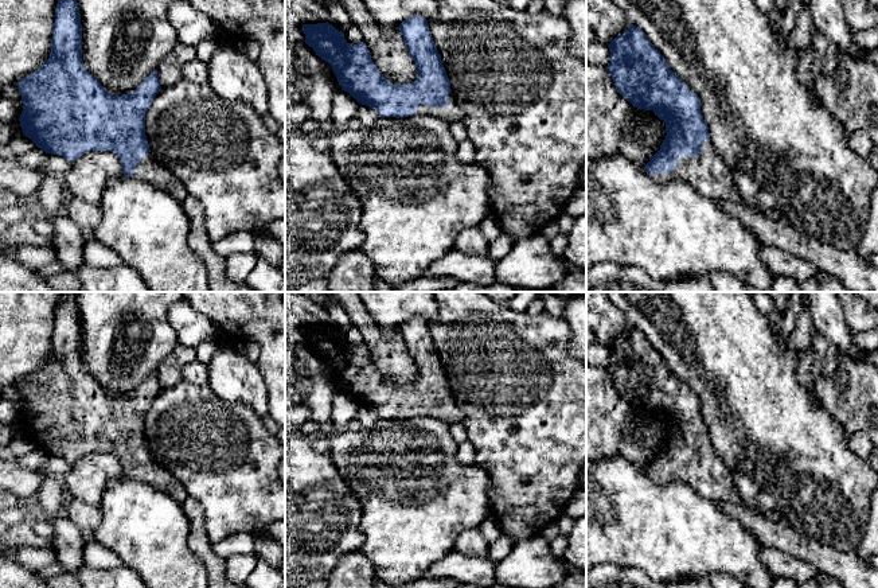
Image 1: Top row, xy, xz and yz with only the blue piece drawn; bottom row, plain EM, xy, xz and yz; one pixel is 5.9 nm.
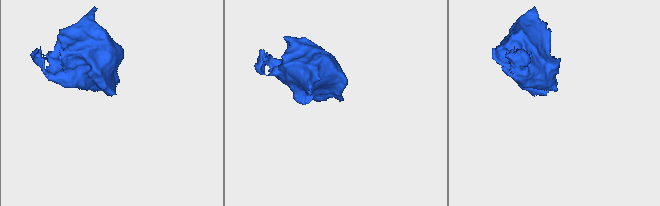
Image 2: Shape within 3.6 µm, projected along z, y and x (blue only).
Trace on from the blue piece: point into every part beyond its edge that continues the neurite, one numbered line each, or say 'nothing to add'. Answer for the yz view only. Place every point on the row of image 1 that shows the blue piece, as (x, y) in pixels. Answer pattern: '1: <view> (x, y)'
1: yz (707, 172)

